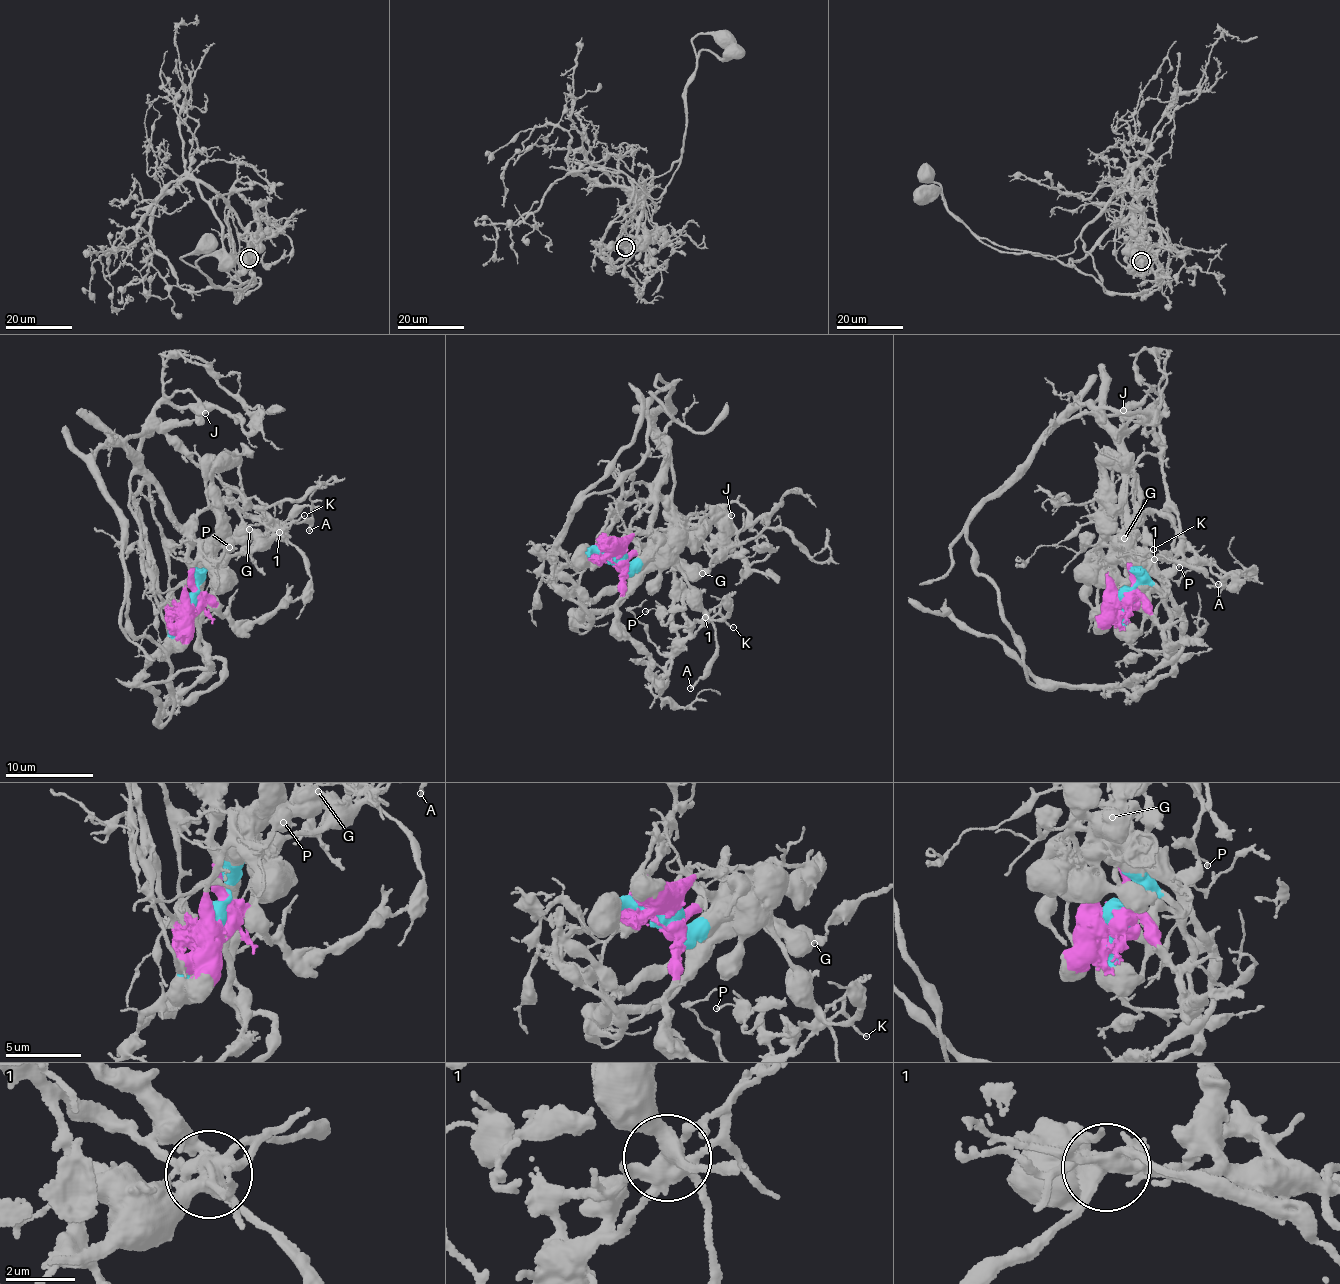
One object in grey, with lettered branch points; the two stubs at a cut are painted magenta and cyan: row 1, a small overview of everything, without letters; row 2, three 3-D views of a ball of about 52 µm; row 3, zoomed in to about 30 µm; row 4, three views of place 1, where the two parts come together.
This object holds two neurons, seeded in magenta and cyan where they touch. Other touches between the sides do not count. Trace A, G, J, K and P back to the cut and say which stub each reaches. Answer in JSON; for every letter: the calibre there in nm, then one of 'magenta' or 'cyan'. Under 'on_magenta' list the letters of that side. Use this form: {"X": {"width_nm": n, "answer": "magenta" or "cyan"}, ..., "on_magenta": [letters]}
{"A": {"width_nm": 170, "answer": "cyan"}, "G": {"width_nm": 750, "answer": "magenta"}, "J": {"width_nm": 550, "answer": "magenta"}, "K": {"width_nm": 140, "answer": "cyan"}, "P": {"width_nm": 130, "answer": "magenta"}, "on_magenta": ["G", "J", "P"]}

